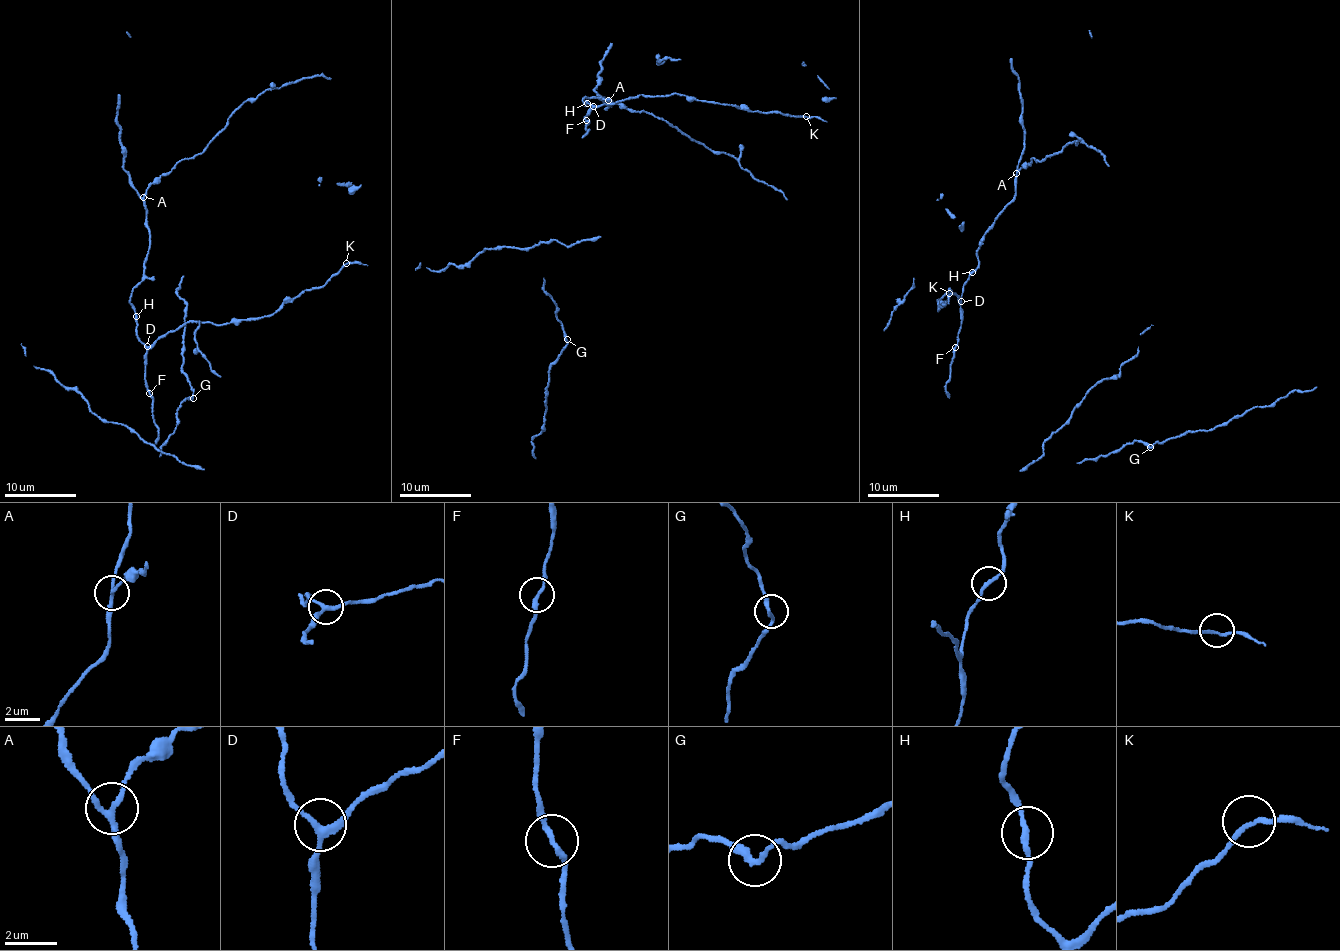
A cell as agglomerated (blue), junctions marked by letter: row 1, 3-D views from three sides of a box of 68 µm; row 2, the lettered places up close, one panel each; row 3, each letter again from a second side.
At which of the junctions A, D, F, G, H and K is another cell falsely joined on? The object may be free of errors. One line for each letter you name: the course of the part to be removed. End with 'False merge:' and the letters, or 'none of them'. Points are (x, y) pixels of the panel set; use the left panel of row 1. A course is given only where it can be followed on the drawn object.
A: Course of the part to remove: (143, 196), (151, 184), (182, 159), (193, 159), (200, 154), (246, 100), (311, 76), (331, 79)
False merge: A

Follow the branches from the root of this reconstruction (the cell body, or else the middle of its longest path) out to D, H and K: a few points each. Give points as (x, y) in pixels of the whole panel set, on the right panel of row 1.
D: (945, 385), (961, 325), (961, 301)
H: (945, 385), (961, 325), (963, 288), (972, 272)
K: (945, 385), (961, 325), (961, 307), (949, 289), (936, 301), (938, 312), (946, 306), (942, 305), (949, 293)

